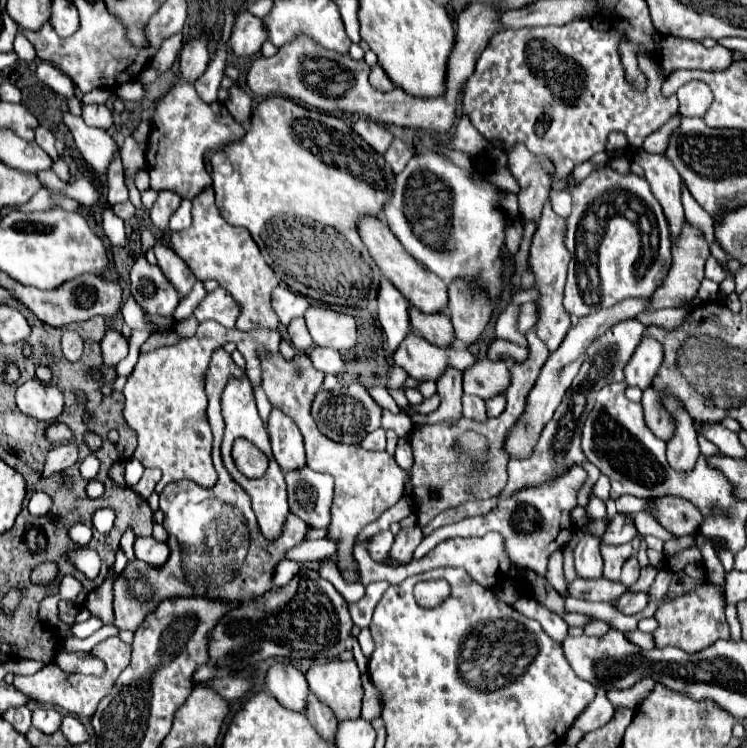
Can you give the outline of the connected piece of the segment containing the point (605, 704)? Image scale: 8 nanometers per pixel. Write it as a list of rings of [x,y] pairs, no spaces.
[[[597,690],[595,700],[593,700],[593,702],[585,708],[585,712],[577,718],[575,726],[581,728],[583,732],[593,732],[595,728],[601,728],[603,724],[607,724],[613,714],[615,714],[613,706],[609,704],[609,700],[607,700],[605,696],[599,696],[599,690]]]

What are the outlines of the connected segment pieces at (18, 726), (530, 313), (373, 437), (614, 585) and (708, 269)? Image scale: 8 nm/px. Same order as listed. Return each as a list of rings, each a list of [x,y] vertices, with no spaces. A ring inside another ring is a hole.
[[[21,706],[21,708],[9,708],[7,712],[3,712],[3,718],[13,724],[15,730],[19,732],[27,732],[31,728],[31,710],[27,706]]]
[[[533,302],[521,304],[519,314],[517,314],[517,330],[525,336],[537,322],[537,306]]]
[[[377,428],[375,432],[371,432],[371,434],[367,434],[367,436],[363,438],[361,446],[363,446],[365,450],[385,450],[385,442],[387,442],[385,430],[383,430],[383,428]]]
[[[577,578],[567,584],[567,596],[583,596],[589,602],[611,602],[625,592],[625,586],[619,582],[611,582],[605,578],[599,580],[583,580]]]
[[[709,258],[707,264],[705,264],[704,275],[708,279],[715,280],[715,282],[723,282],[725,276],[727,276],[727,272],[717,264],[715,258],[713,260]]]

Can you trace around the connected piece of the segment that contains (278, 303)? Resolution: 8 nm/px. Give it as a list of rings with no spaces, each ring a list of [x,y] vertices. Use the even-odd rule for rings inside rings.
[[[277,286],[273,290],[273,310],[277,312],[283,326],[289,326],[293,318],[303,316],[309,306],[309,298],[303,294],[295,294],[285,286]]]

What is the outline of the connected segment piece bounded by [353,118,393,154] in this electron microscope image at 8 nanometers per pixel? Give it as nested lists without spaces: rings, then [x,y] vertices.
[[[365,118],[357,120],[353,124],[353,130],[359,136],[363,136],[363,140],[367,140],[367,144],[371,144],[371,148],[375,148],[375,152],[379,152],[379,154],[385,154],[387,148],[391,146],[391,140],[393,140],[391,132],[371,120],[365,120]]]

